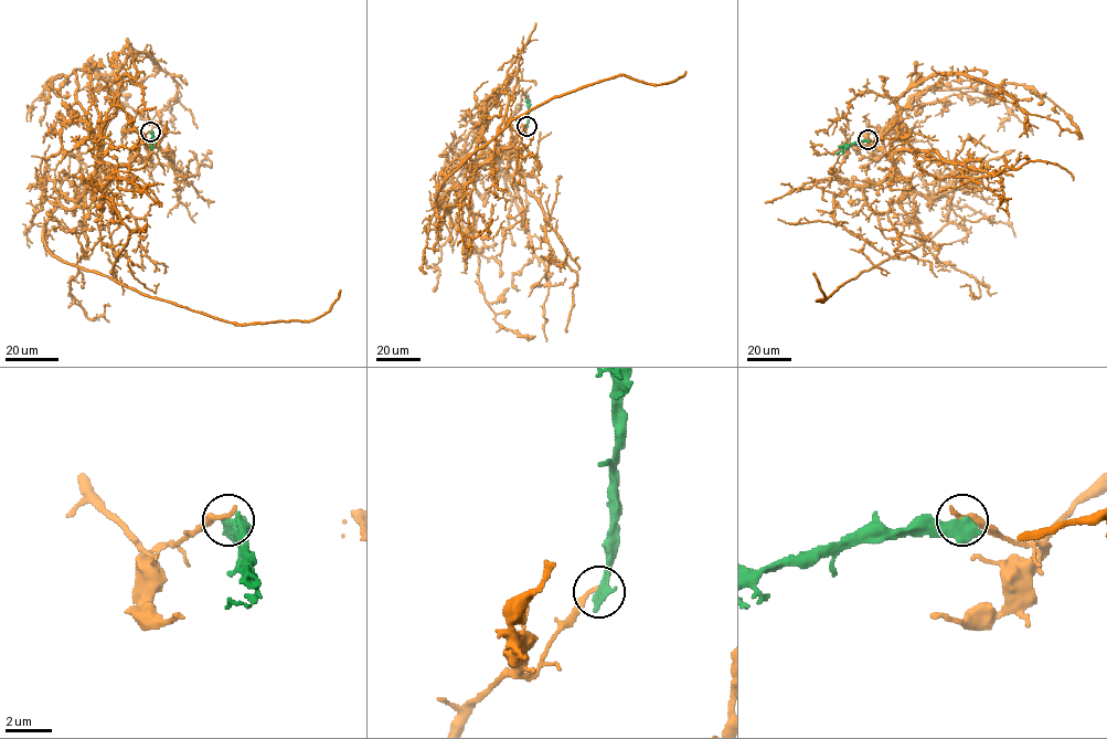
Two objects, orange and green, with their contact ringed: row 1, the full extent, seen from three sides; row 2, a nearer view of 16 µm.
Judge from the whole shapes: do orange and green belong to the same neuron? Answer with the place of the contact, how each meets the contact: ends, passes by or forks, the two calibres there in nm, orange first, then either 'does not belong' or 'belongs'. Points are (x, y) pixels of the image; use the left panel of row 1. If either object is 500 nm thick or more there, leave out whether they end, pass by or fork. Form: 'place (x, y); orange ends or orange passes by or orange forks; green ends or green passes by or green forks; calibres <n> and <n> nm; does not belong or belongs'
place (150, 132); orange ends; green passes by; calibres 240 and 360 nm; does not belong

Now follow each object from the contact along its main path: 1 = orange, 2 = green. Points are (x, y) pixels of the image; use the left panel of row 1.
1: (150, 132), (130, 118), (139, 151), (59, 194), (51, 253), (236, 324), (311, 320), (341, 289)
2: (150, 132), (152, 148)

